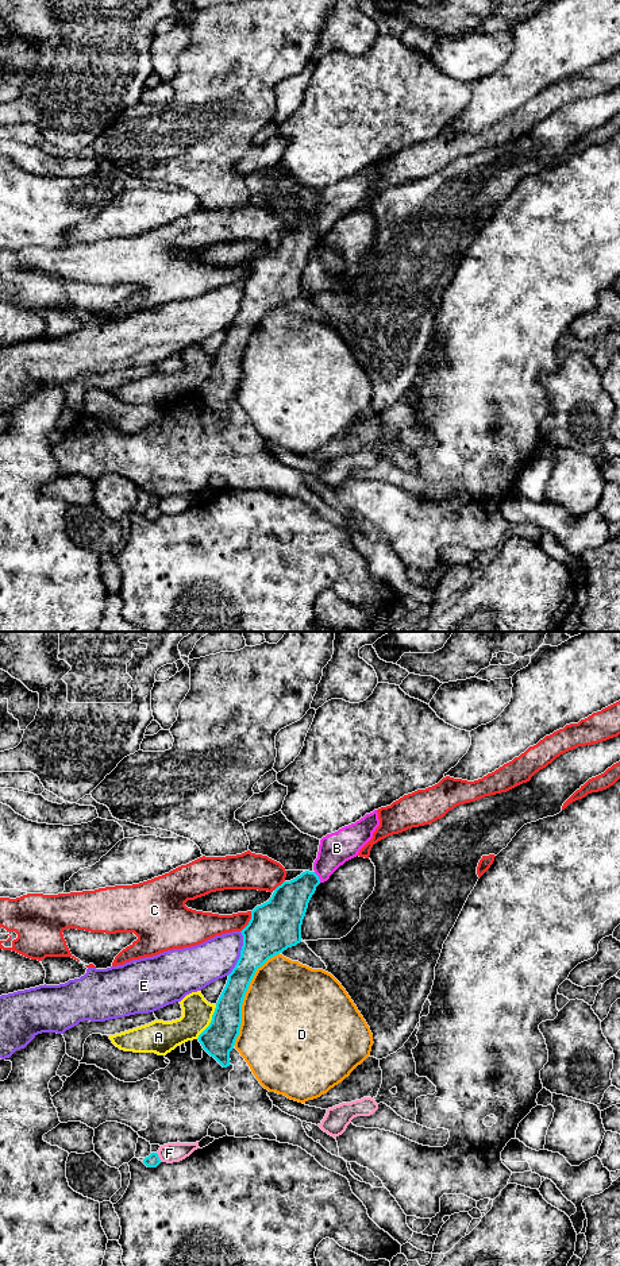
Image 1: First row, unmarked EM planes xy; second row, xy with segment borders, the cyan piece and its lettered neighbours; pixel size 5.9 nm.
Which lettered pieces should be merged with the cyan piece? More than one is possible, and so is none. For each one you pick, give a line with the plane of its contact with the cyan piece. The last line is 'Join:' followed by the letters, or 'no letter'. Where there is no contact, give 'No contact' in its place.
B: Touches cyan in xy
Join: B

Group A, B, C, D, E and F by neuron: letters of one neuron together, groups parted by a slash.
A / B / C / D / E / F

